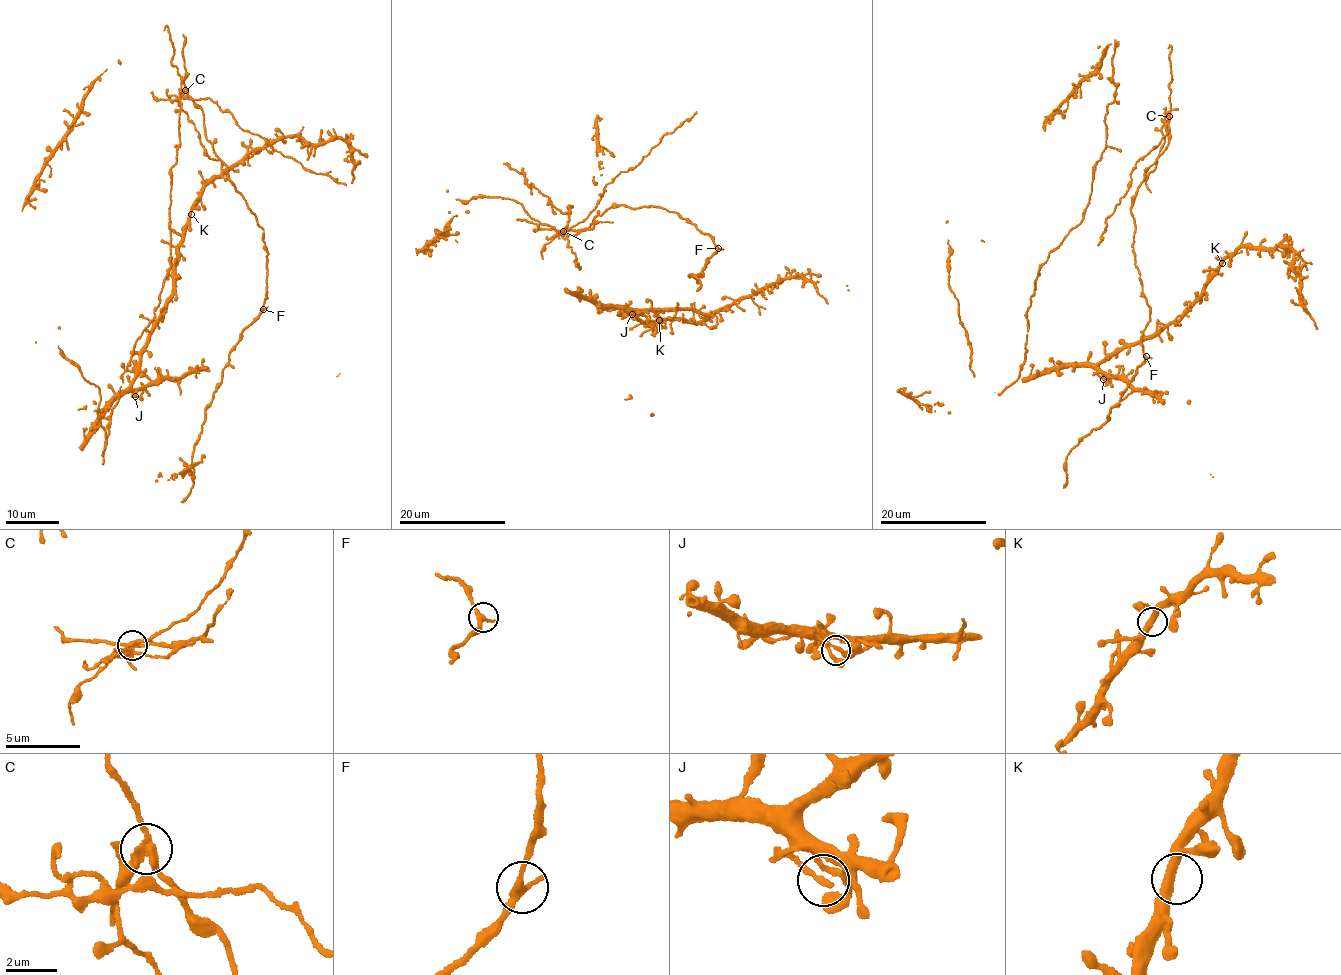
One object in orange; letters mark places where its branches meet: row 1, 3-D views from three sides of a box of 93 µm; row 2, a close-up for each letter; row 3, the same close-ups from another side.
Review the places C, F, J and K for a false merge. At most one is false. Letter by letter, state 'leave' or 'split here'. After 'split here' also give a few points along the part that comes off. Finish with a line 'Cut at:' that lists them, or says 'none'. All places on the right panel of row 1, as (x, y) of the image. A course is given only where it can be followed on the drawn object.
C: split here; foreign part runs (1168, 116), (1164, 123), (1167, 134), (1136, 161), (1127, 191), (1107, 216), (1107, 227), (1097, 246)
F: leave
J: leave
K: leave
Cut at: C

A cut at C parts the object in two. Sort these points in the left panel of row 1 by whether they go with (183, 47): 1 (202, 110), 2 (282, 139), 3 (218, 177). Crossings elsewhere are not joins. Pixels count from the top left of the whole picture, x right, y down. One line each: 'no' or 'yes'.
1: yes
2: yes
3: yes

